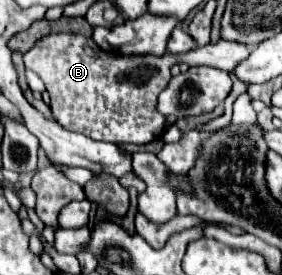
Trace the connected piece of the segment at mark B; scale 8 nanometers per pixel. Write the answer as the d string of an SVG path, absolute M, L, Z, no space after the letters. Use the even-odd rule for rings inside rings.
M59 32L35 42L25 54L25 68L33 70L43 80L51 98L49 108L63 128L101 142L147 144L159 140L165 128L167 118L157 112L157 96L169 84L173 64L209 66L229 72L247 56L249 46L229 40L197 47L183 54L113 54L99 50L91 38Z

